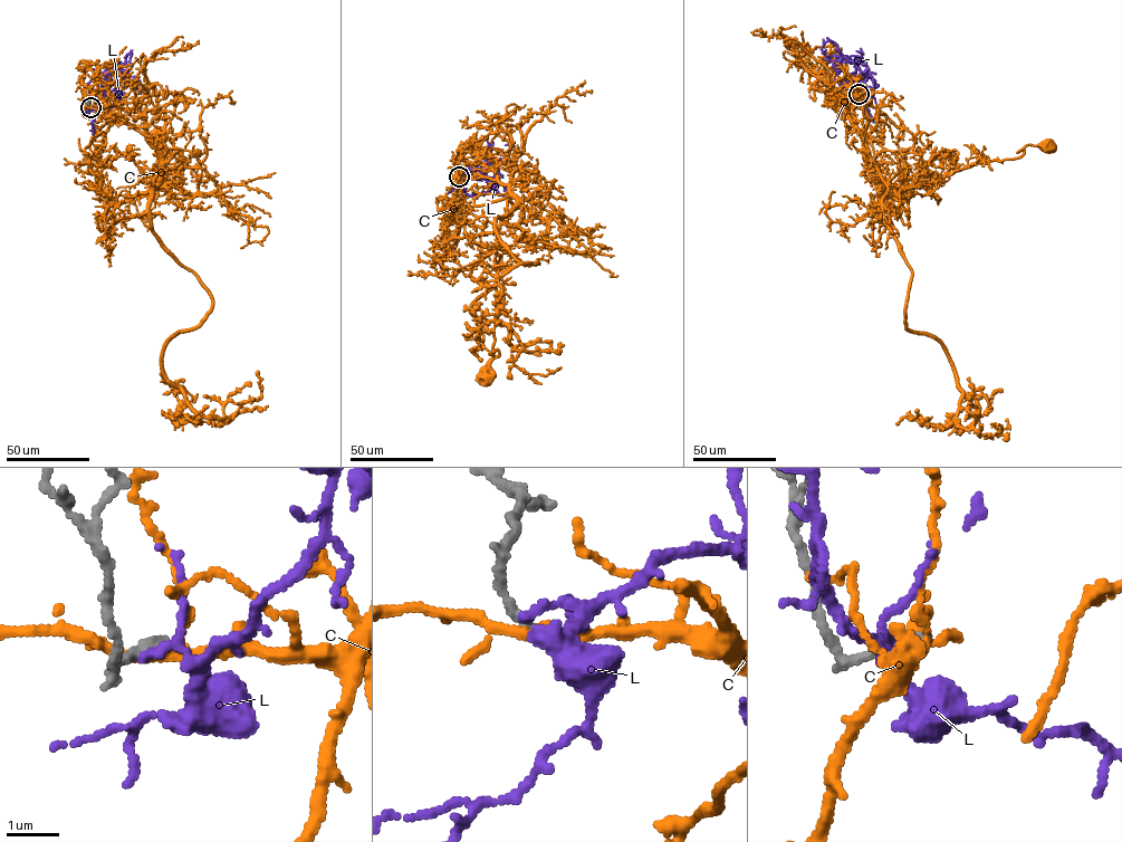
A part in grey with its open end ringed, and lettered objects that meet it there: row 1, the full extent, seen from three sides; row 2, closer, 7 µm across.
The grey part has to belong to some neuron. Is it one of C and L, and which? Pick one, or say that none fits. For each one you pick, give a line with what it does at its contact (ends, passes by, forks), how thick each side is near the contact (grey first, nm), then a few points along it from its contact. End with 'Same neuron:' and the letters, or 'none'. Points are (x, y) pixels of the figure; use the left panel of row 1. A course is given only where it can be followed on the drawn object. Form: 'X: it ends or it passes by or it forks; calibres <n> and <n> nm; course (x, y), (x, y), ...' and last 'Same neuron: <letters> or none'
Same neuron: none

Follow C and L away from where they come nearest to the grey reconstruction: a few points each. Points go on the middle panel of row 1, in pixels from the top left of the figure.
C: (458, 175), (497, 180), (518, 204), (498, 231), (492, 351), (499, 354), (487, 376)
L: (458, 175), (482, 174), (498, 163), (498, 182), (492, 188), (468, 195), (459, 184), (454, 193)

